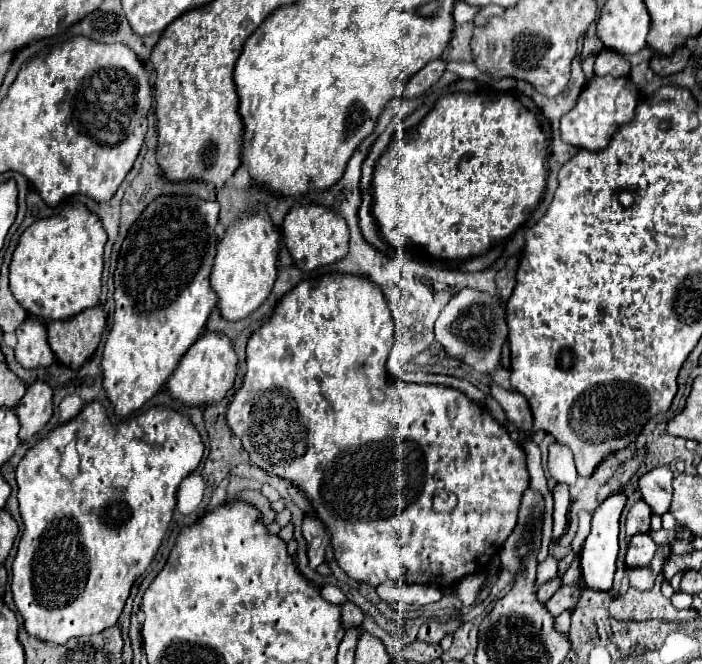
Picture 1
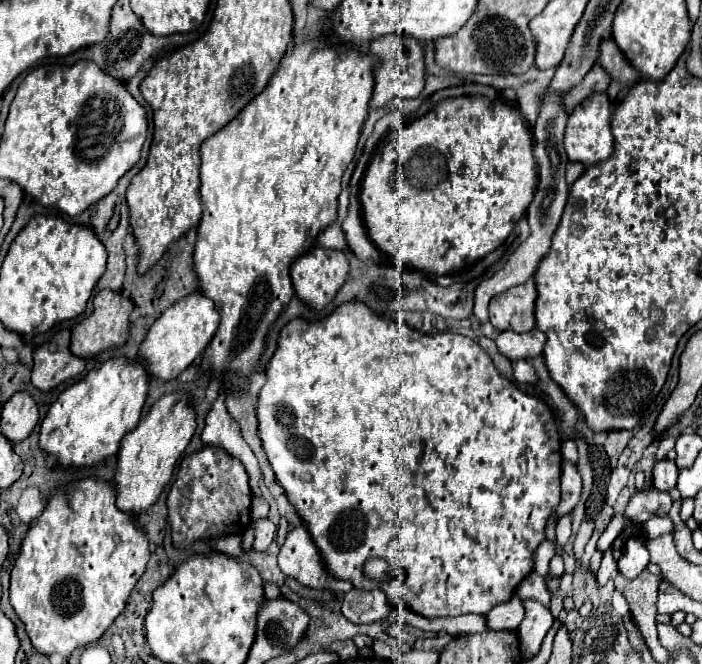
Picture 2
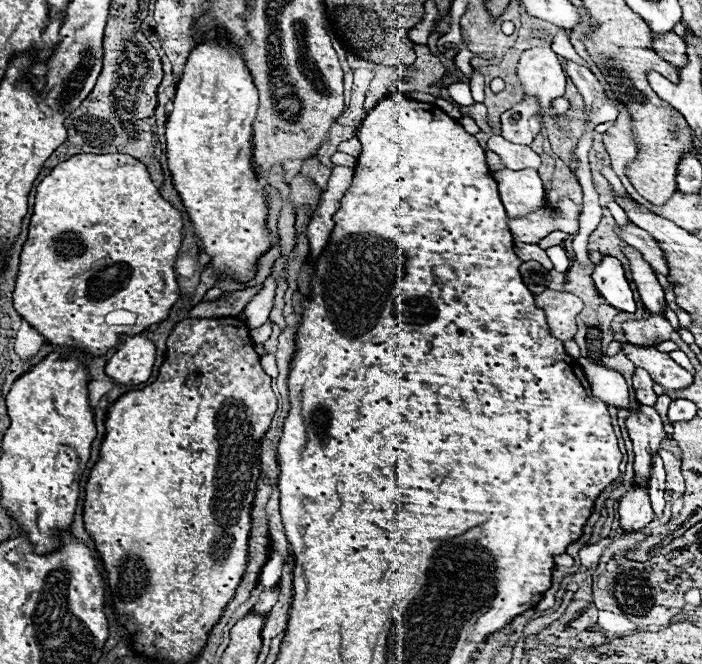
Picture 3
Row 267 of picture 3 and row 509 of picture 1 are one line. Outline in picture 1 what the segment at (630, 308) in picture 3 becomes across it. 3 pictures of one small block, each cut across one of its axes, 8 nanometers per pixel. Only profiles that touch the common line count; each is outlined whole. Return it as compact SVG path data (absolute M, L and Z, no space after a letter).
M618 492L606 498L592 514L592 530L580 552L582 580L584 580L584 586L590 590L608 592L612 588L612 578L616 572L616 556L618 556L618 526L620 526L620 514L624 504L626 504L626 496Z

